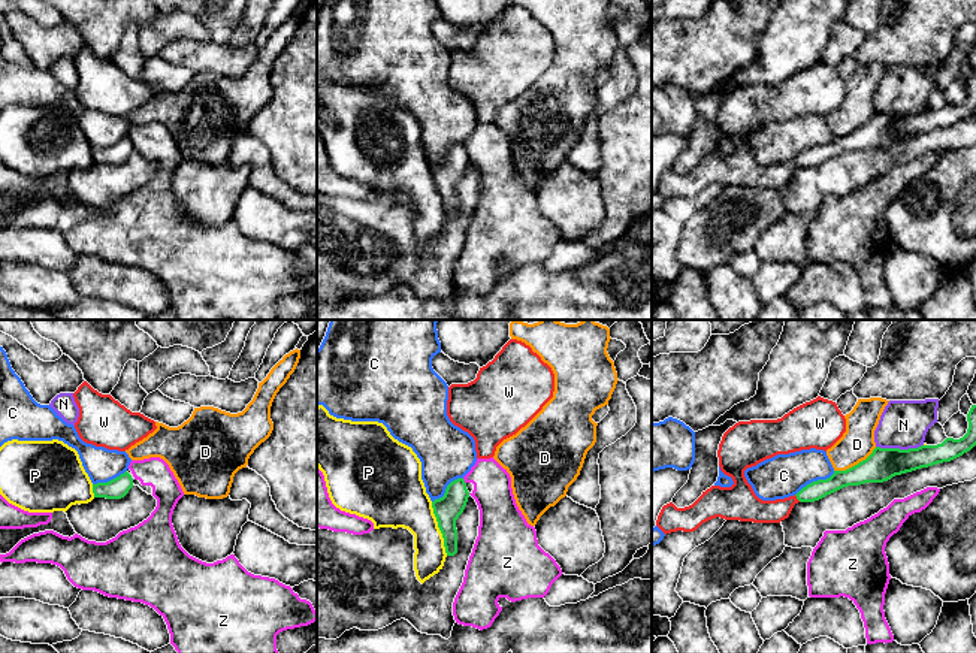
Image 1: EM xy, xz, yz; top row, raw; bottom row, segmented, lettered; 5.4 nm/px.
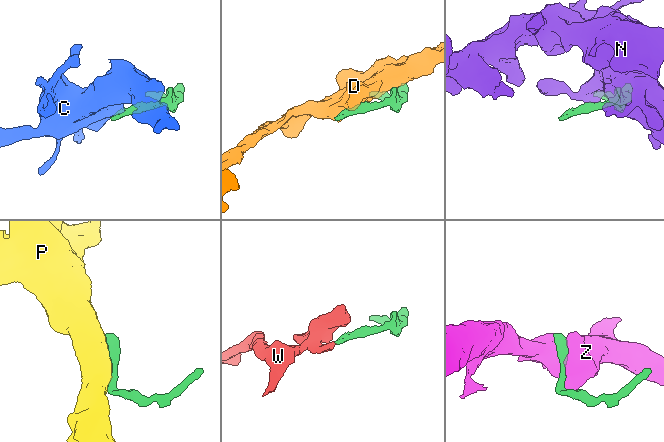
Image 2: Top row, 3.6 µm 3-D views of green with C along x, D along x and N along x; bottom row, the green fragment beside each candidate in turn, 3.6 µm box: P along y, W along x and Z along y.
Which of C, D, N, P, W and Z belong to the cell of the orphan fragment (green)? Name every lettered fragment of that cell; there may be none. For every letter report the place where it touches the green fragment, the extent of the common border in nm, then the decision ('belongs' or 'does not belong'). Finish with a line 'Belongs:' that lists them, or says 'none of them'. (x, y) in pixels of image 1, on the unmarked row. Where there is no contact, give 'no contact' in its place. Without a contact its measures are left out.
C: contact yz (815, 147); length 260 nm; does not belong
D: contact yz (855, 130); length 260 nm; does not belong
N: contact yz (899, 114); length 260 nm; does not belong
P: contact xz (440, 195); length 300 nm; does not belong
W: contact yz (797, 163); length 50 nm; belongs
Z: contact xz (464, 147); length 40 nm; does not belong
Belongs: W

